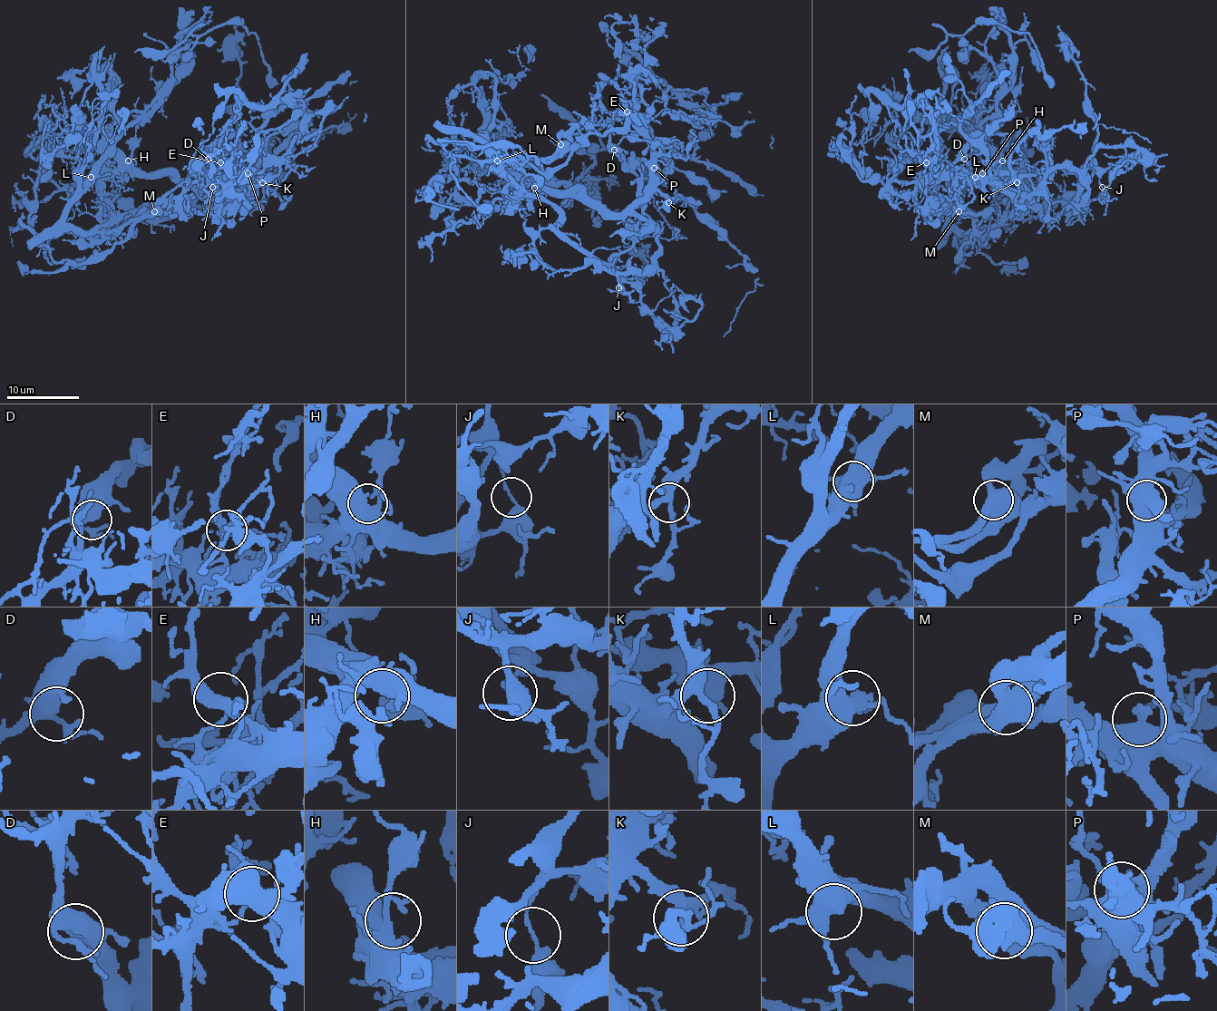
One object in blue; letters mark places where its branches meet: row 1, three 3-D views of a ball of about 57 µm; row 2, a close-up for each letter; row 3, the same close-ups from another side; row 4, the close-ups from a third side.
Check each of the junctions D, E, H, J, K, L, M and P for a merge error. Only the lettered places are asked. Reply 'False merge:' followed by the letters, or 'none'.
False merge: J, M

